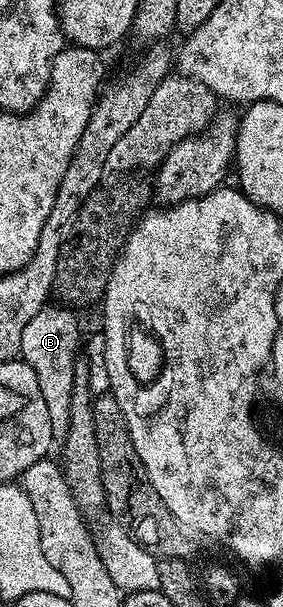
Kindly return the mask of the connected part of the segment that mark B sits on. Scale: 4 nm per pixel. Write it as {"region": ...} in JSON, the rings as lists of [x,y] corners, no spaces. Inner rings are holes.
{"region":[[[46,304],[23,327],[23,343],[19,354],[20,360],[26,361],[35,371],[35,379],[39,379],[39,391],[43,391],[43,403],[47,403],[47,415],[51,419],[54,438],[64,438],[69,426],[69,405],[71,403],[71,387],[75,379],[75,363],[79,360],[77,340],[81,337],[81,329],[77,326],[78,314],[64,304]]]}

